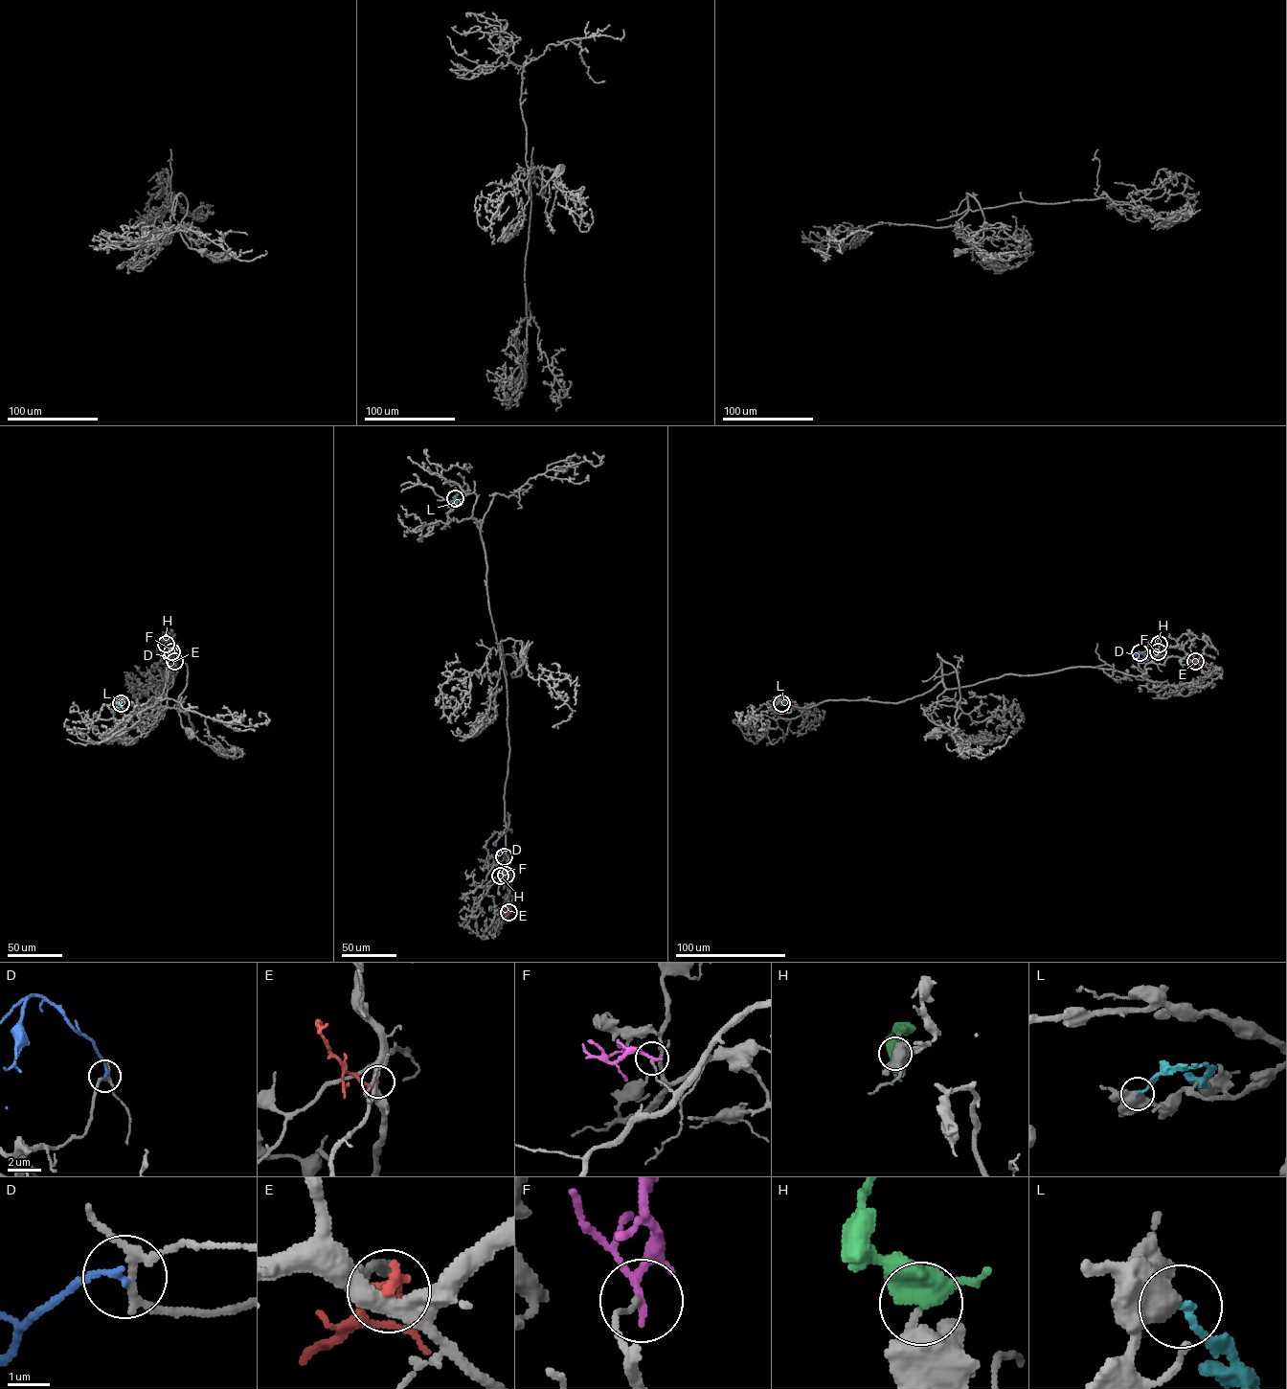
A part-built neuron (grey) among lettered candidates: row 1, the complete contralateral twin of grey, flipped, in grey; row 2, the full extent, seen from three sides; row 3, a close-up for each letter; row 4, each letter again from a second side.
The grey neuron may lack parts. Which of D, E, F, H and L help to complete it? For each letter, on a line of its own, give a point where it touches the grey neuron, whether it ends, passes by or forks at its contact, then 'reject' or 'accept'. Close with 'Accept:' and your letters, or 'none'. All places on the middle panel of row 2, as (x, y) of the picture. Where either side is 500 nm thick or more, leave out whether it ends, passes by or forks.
D: contact (504, 856); it ends; reject
E: contact (508, 912); it ends; reject
F: contact (506, 875); it passes by; reject
H: contact (500, 876); it passes by; accept
L: contact (455, 498); reject
Accept: H

